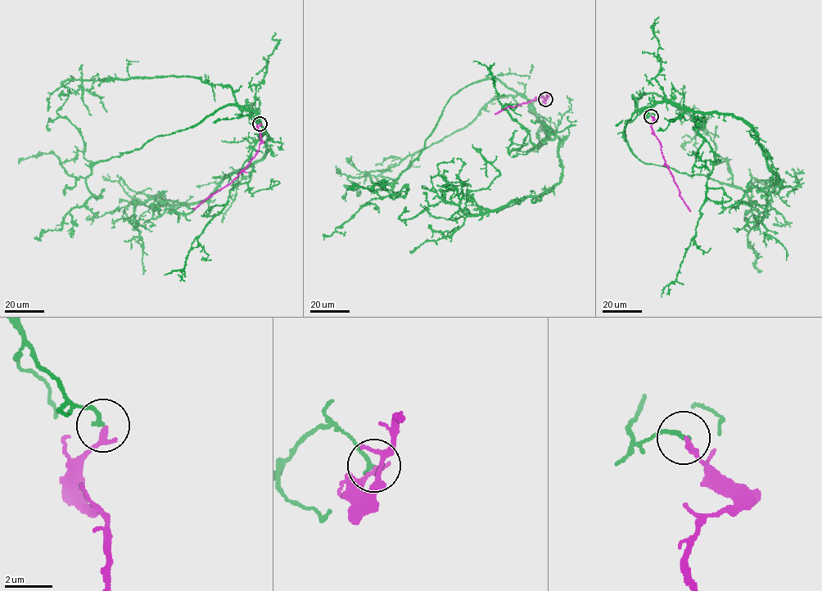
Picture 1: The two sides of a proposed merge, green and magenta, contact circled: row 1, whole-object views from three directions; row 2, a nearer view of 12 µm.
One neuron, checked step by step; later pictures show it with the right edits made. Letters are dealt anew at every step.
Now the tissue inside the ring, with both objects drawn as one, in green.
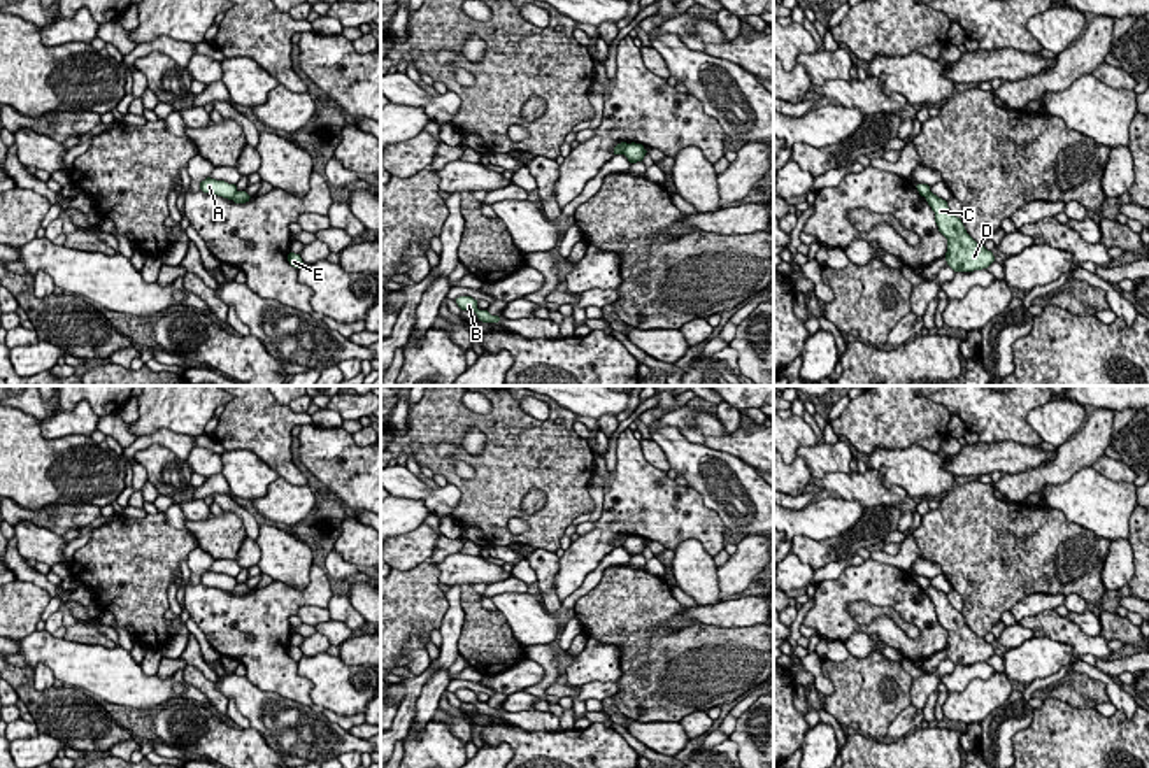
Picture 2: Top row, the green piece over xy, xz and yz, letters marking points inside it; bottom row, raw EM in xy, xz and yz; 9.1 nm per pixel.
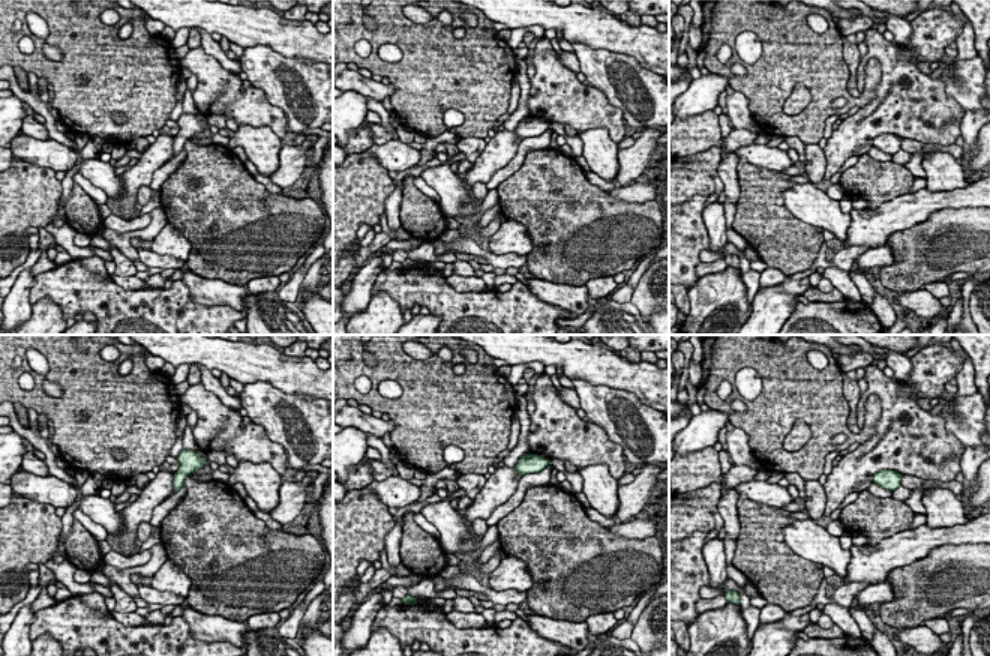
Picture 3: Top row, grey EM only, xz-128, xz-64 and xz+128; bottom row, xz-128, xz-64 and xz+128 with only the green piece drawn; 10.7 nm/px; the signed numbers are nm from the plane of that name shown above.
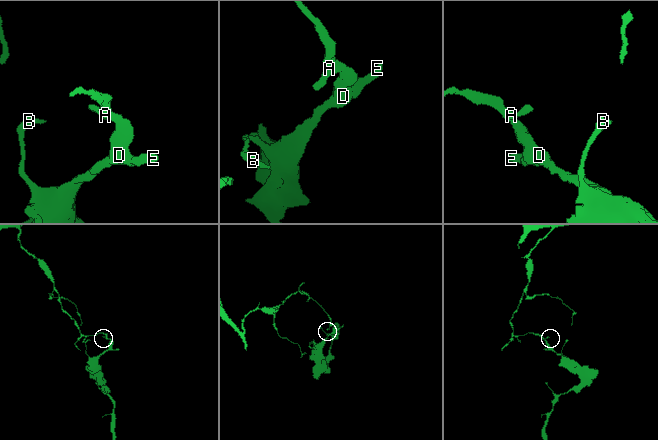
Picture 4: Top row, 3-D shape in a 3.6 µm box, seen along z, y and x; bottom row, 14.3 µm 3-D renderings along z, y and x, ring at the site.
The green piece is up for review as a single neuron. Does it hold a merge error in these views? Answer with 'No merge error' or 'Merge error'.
Merge error

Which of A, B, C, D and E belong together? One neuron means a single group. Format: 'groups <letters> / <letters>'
groups A / B C D E

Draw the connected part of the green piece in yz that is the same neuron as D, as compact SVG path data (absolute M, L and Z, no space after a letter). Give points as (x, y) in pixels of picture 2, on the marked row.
M930 193L926 202L935 212L938 231L947 238L946 261L954 272L982 270L995 261L993 252L967 233L961 219L949 210L946 200Z

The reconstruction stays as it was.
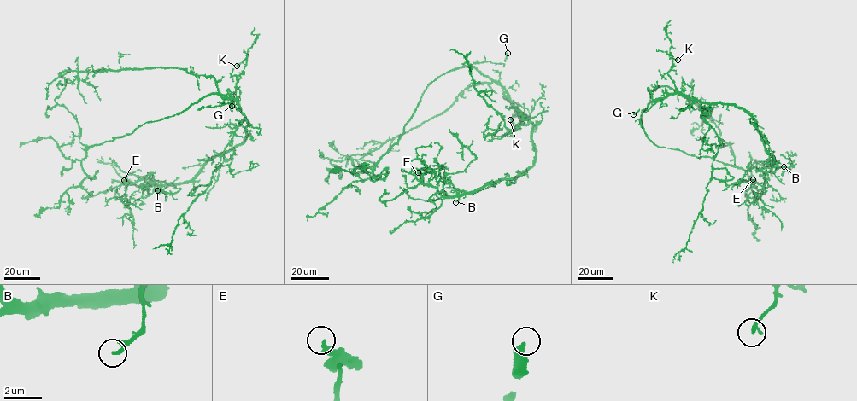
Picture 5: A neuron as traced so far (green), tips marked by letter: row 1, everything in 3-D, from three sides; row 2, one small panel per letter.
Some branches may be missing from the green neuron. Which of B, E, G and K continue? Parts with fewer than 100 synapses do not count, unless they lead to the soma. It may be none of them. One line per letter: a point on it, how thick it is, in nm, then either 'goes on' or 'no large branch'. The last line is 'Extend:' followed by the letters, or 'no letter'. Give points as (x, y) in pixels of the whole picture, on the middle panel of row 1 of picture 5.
B: at (455, 202); 200 nm thick; no large branch
E: at (418, 172); 320 nm thick; no large branch
G: at (507, 53); 320 nm thick; goes on
K: at (510, 119); 160 nm thick; no large branch
Extend: G

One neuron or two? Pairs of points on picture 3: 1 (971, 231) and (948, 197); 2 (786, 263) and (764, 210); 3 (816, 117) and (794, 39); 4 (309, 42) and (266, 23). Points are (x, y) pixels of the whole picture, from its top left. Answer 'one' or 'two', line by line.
1: two
2: one
3: one
4: one

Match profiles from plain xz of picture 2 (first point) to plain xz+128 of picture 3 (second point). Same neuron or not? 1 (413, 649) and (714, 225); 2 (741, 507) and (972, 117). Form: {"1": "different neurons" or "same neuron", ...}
{"1": "different neurons", "2": "different neurons"}

